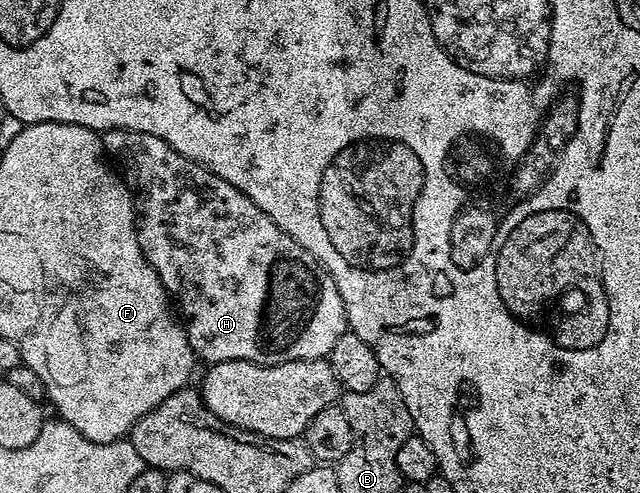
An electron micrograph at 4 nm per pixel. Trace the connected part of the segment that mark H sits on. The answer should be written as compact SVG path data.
M104 130L101 137L104 151L121 171L135 199L141 252L177 303L196 359L204 358L207 364L241 360L276 366L278 362L326 359L330 355L333 344L348 333L347 313L333 276L313 255L305 252L293 236L281 232L245 192L233 188L229 180L221 180L209 168L181 156L161 136L136 130Z

